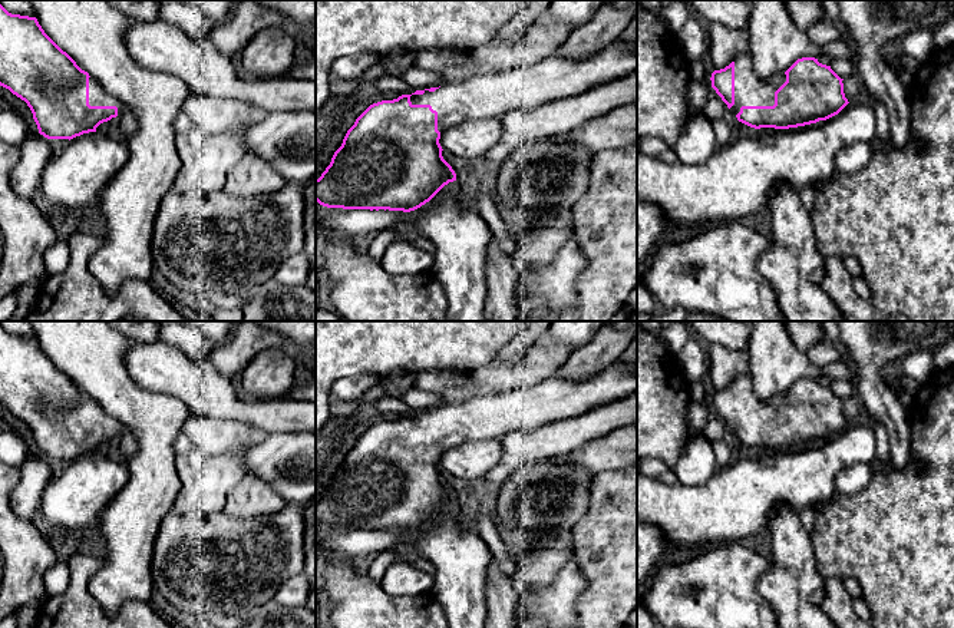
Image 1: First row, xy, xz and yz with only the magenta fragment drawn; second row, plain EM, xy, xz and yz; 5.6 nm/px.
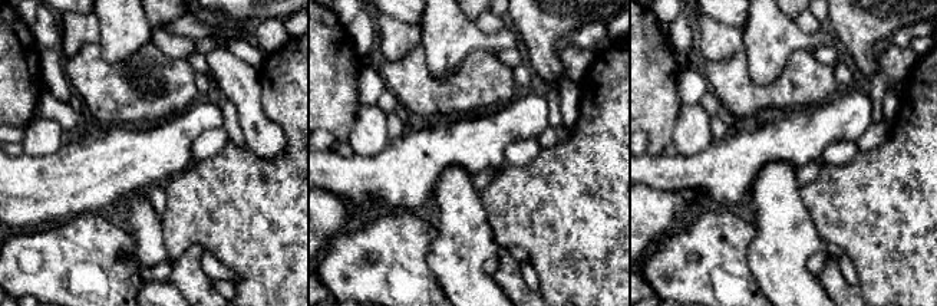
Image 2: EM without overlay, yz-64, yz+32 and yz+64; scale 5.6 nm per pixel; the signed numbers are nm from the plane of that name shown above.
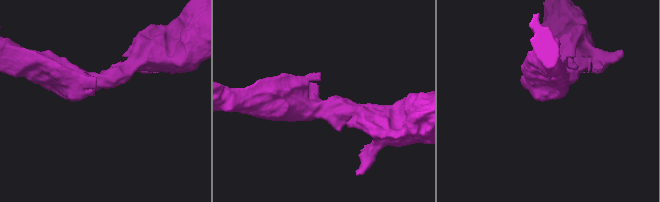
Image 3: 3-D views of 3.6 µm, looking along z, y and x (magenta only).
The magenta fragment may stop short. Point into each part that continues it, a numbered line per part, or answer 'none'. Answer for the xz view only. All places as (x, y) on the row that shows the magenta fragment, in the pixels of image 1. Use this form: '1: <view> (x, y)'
1: xz (554, 78)

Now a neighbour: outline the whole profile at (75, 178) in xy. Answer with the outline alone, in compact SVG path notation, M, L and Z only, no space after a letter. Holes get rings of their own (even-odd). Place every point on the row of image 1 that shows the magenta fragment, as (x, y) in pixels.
M98 132L83 133L52 158L40 189L52 204L77 214L98 206L102 191L128 159L128 141Z

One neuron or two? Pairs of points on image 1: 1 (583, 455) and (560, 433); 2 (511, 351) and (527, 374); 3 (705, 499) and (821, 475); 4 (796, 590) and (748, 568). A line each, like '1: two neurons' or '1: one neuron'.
1: two neurons
2: two neurons
3: one neuron
4: two neurons

